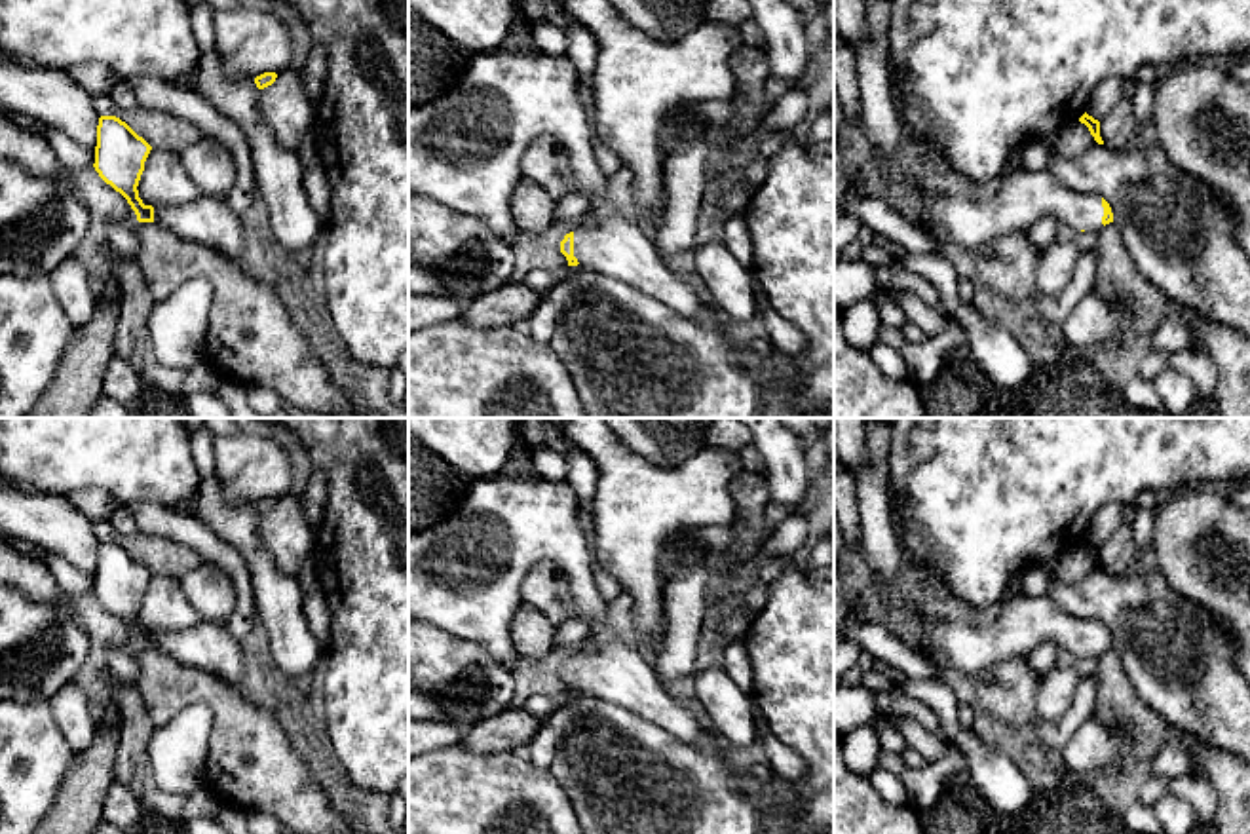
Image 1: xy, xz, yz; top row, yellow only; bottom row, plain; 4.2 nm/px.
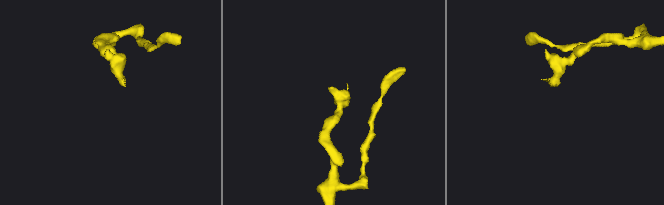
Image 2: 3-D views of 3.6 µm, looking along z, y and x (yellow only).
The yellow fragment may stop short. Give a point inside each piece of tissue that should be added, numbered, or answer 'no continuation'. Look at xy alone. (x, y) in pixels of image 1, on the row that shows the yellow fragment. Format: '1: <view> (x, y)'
1: xy (211, 223)

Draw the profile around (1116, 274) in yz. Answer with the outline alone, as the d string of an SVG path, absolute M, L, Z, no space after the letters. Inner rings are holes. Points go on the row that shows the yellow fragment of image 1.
M1113 222L1098 232L1092 251L1096 255L1094 293L1127 302L1128 323L1138 344L1146 344L1166 317L1184 315L1178 302L1138 272Z

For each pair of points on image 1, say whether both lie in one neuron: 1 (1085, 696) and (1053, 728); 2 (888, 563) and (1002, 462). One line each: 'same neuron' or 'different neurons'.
1: same neuron
2: different neurons

